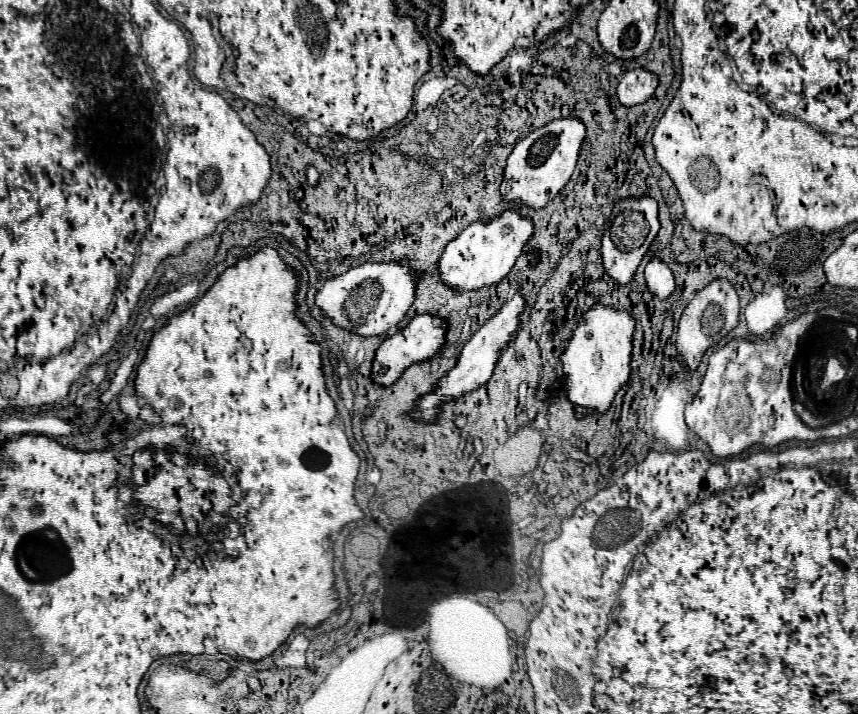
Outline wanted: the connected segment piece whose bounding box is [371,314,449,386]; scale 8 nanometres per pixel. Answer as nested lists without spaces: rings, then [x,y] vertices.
[[[421,314],[421,316],[415,316],[407,324],[407,328],[403,328],[401,332],[395,332],[387,340],[383,340],[379,350],[377,350],[377,354],[375,354],[375,360],[373,360],[373,372],[371,372],[373,382],[377,382],[381,386],[389,386],[413,362],[425,362],[425,360],[433,358],[445,346],[447,324],[449,324],[447,318],[441,318],[441,316],[435,316],[435,314]]]

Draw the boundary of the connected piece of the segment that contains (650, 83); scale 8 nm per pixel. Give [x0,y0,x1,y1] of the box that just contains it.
[617,68,659,106]

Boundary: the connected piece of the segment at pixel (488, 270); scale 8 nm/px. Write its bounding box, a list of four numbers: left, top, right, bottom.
[439,208,535,290]

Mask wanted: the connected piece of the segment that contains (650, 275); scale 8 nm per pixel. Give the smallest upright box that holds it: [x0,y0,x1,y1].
[645,258,675,300]

